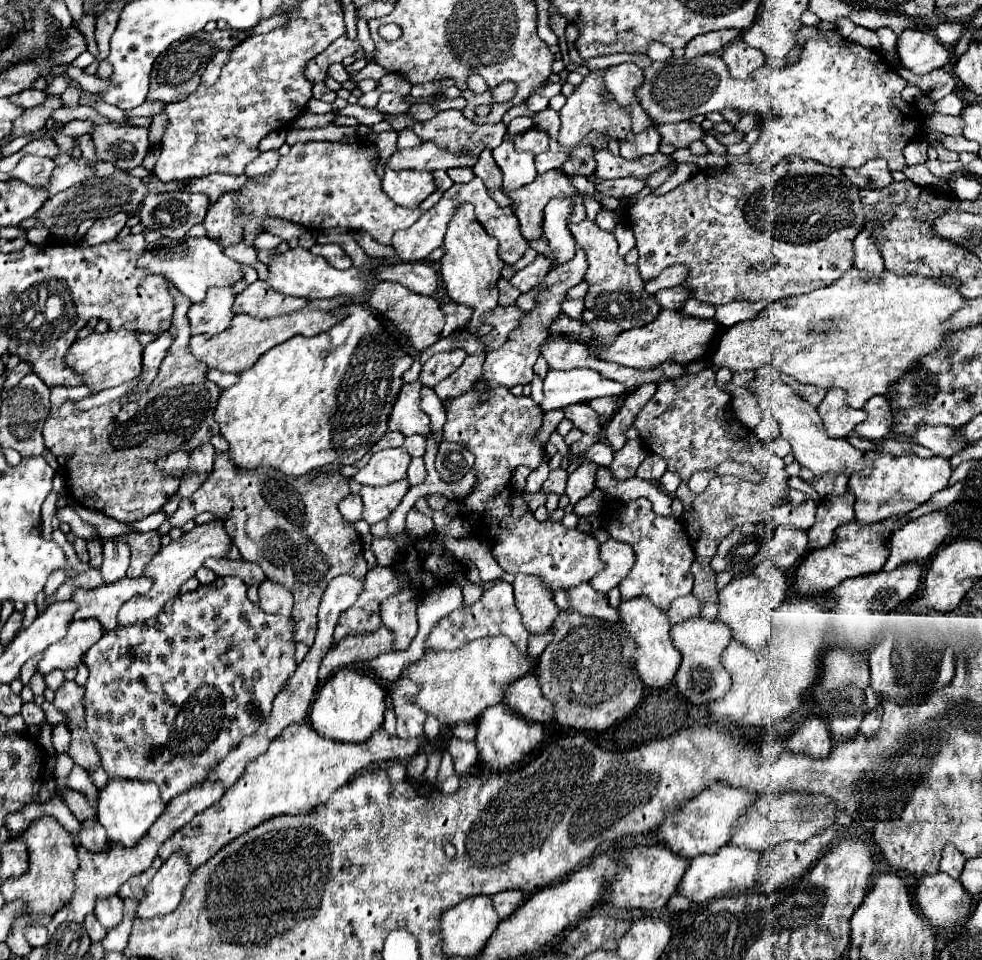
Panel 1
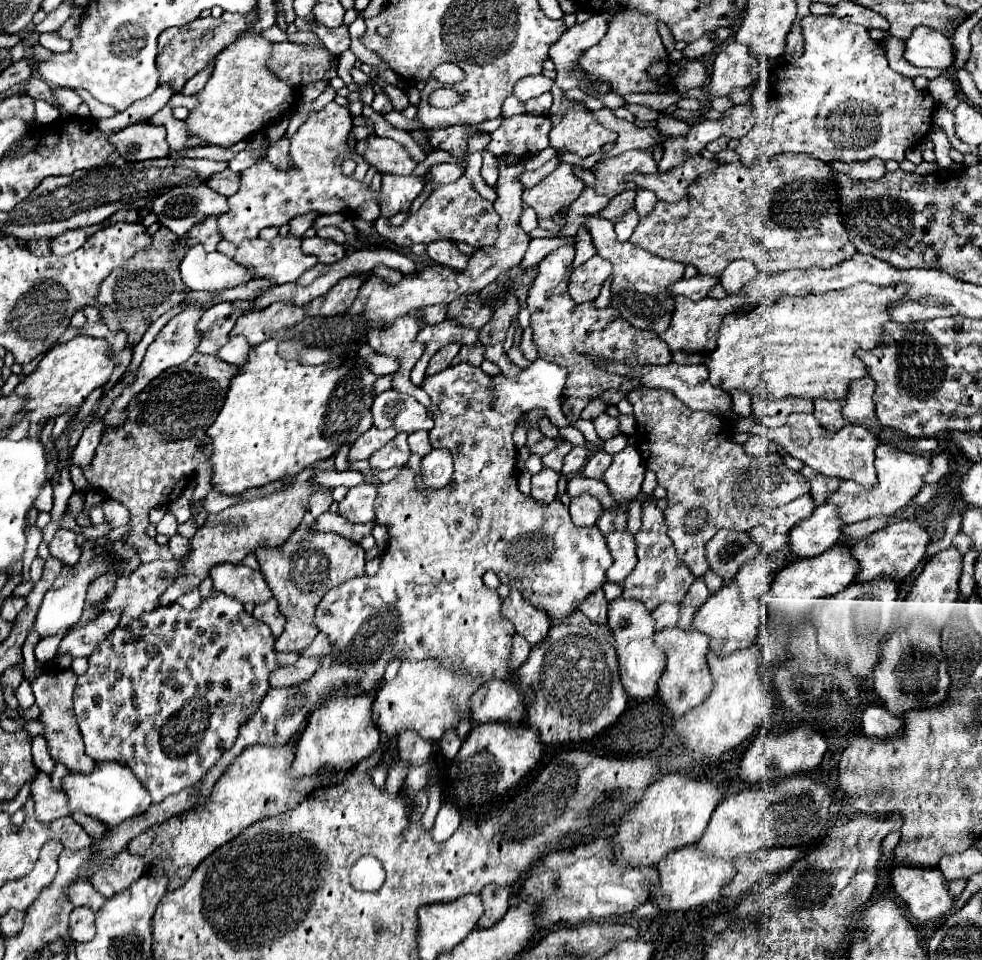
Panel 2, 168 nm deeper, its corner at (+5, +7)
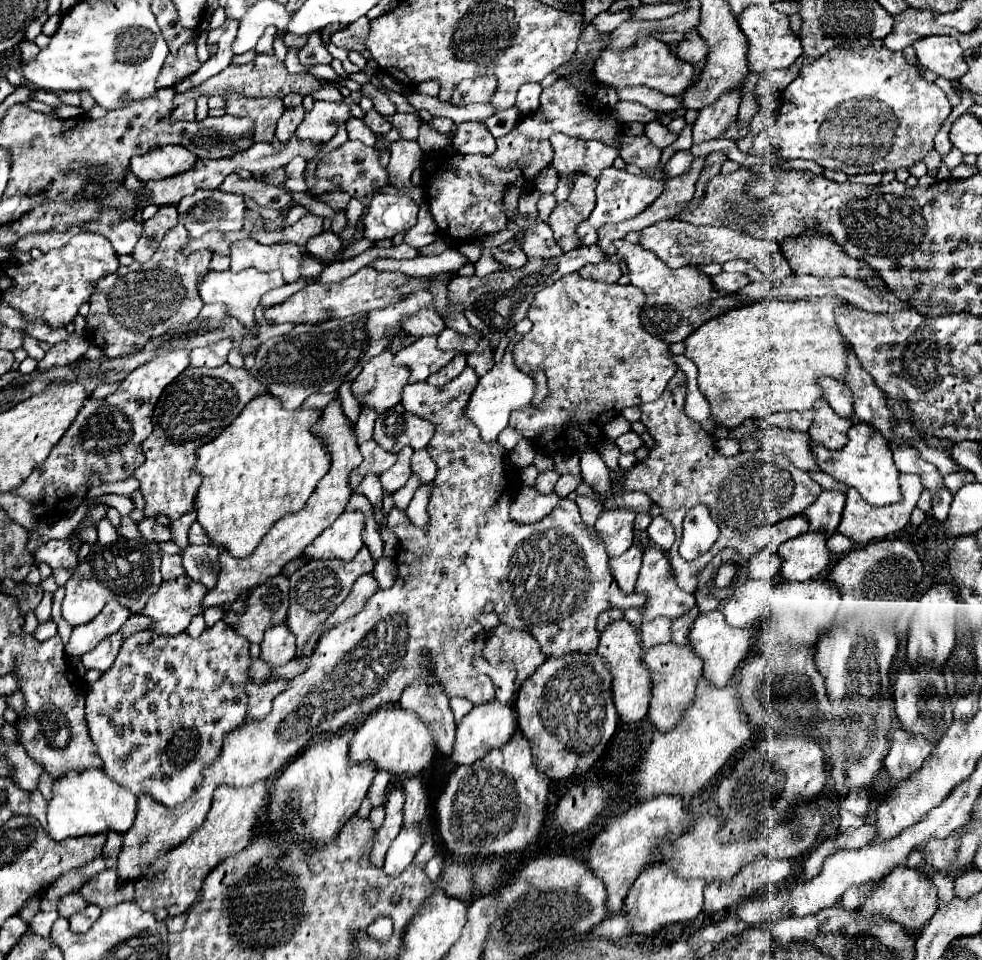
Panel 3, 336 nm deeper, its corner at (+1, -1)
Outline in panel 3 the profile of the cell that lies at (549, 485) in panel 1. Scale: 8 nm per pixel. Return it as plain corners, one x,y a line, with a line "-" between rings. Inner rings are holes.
520,488
516,494
512,508
510,508
510,518
514,522
522,524
534,524
548,516
556,504
560,502
558,494
540,494
536,488

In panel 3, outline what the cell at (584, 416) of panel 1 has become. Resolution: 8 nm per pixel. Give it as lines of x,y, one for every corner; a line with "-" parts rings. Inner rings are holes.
632,430
626,432
626,434
622,434
620,438
616,438
616,446
620,448
622,454
626,454
626,452
636,452
642,444
644,444
642,438
640,438
636,432
632,432

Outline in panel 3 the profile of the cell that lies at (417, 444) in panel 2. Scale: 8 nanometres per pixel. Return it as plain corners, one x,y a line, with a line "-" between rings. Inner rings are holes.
416,450
416,452
414,452
410,468
412,468
412,474
418,476
420,484
428,484
428,482
432,482
434,476
436,476
436,464
432,462
432,458
428,456
426,450

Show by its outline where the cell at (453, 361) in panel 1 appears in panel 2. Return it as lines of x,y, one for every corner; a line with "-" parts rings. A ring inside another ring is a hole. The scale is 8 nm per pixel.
446,344
446,346
442,346
442,348
432,356
426,374
432,376
432,374
438,374
440,370
448,368
448,366
450,366
450,360
458,354
458,350
460,350
458,344

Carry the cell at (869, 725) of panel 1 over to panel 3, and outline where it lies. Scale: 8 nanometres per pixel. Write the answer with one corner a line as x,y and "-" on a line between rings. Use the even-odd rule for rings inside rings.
896,730
890,752
884,760
884,770
894,782
902,782
922,766
932,750
934,744
928,742
922,734
912,736
906,730

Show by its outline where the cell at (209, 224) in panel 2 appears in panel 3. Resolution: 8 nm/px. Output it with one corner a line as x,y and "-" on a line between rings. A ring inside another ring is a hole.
176,224
174,228
170,228
166,232
166,236
162,238
156,254
144,262
132,262
130,266
120,266
114,274
108,274
106,278
102,278
102,282
98,282
98,286
94,286
94,294
90,294
90,312
86,316
86,340
100,348
108,358
118,358
122,354
128,354
134,348
140,348
148,342
148,338
152,336
162,336
168,328
180,326
180,324
188,324
192,322
198,312
202,310
202,300
198,294
198,282
202,280
202,274
208,272
208,262
212,258
210,250
200,250
196,254
190,256
182,256
180,250
186,244
188,236
184,232
182,224

